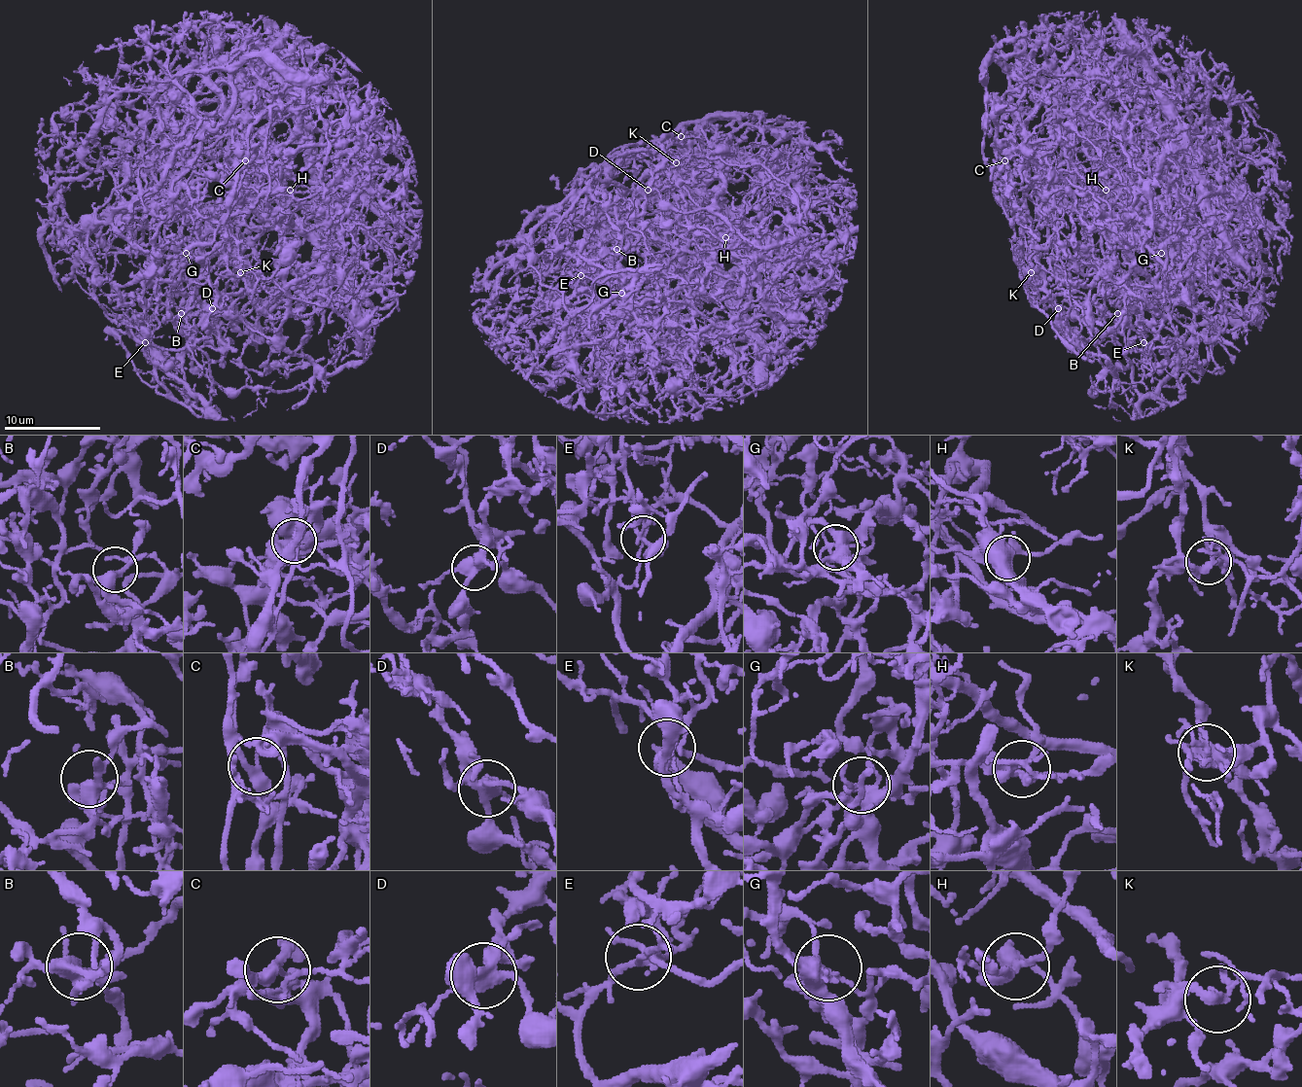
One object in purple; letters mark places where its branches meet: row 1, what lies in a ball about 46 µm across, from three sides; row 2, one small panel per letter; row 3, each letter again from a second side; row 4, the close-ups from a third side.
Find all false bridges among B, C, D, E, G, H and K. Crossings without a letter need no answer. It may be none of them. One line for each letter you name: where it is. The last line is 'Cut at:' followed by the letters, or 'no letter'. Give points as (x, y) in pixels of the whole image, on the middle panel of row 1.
C: place (681, 136)
D: place (648, 190)
E: place (580, 275)
K: place (676, 162)
Cut at: C, D, E, K

